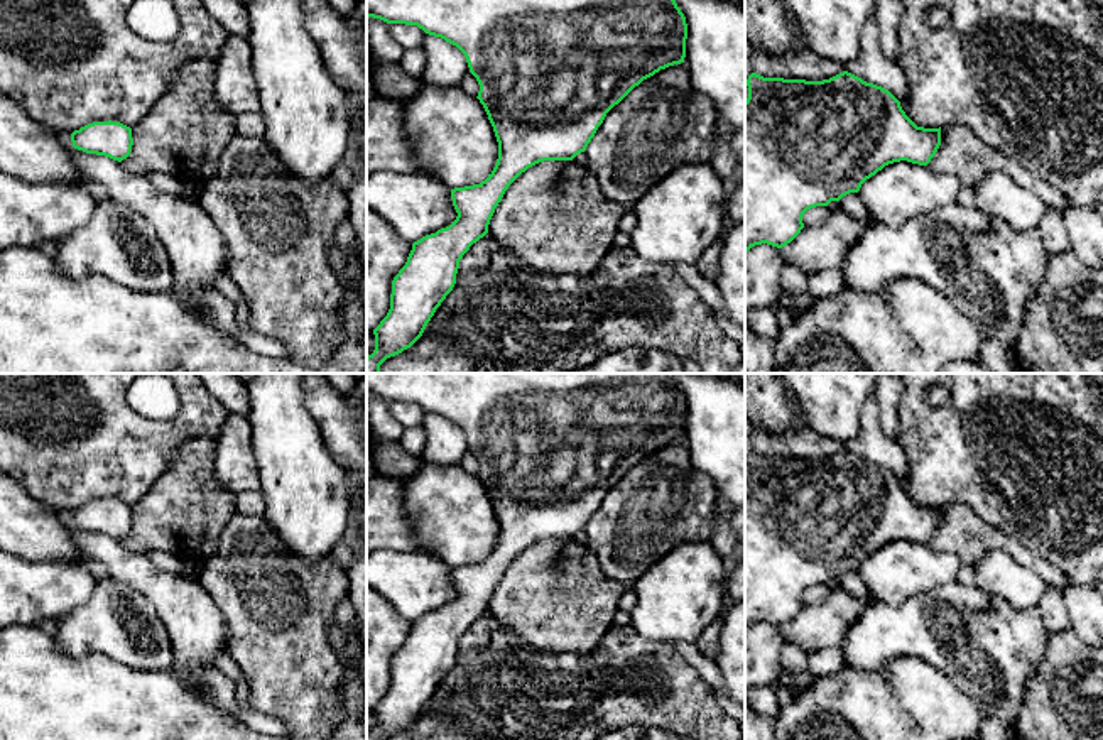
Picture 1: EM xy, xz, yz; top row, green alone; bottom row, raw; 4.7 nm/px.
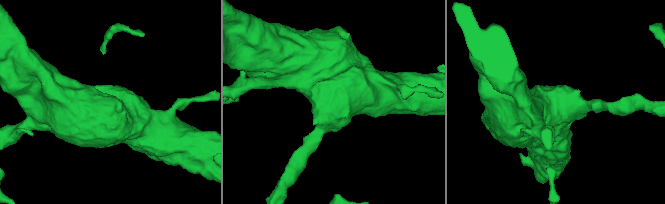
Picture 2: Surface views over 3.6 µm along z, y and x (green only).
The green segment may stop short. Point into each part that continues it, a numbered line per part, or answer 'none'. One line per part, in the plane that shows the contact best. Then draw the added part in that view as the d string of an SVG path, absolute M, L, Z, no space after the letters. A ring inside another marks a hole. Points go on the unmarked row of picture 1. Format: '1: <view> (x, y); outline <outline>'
none

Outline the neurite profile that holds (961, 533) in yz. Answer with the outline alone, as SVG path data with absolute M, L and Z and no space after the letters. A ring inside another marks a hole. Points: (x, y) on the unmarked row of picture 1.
M963 503L941 505L941 524L927 544L939 552L954 554L961 564L973 568L985 554L1003 551L1022 566L1035 571L1049 585L1061 590L1071 585L1062 569L1037 556L1002 529L986 524Z

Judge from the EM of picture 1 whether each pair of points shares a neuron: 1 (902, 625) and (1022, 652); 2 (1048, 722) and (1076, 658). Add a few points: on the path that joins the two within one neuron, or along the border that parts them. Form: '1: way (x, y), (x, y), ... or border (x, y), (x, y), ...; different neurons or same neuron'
1: way (933, 627), (946, 627), (967, 647), (992, 647); same neuron
2: way (1063, 707), (1076, 693), (1076, 673); same neuron

